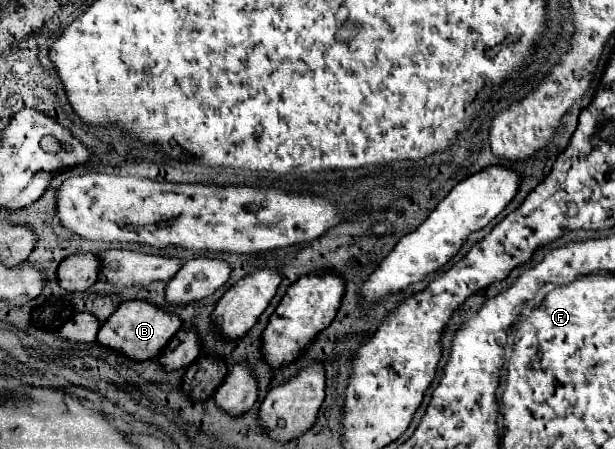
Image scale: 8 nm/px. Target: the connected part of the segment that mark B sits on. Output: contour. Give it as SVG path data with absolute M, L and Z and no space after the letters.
M128 299L128 301L122 301L122 305L108 317L106 323L102 323L96 341L136 361L144 361L160 355L160 351L166 347L166 343L174 337L174 333L180 327L182 327L182 319L176 313L166 311L164 307L158 307L146 299Z

